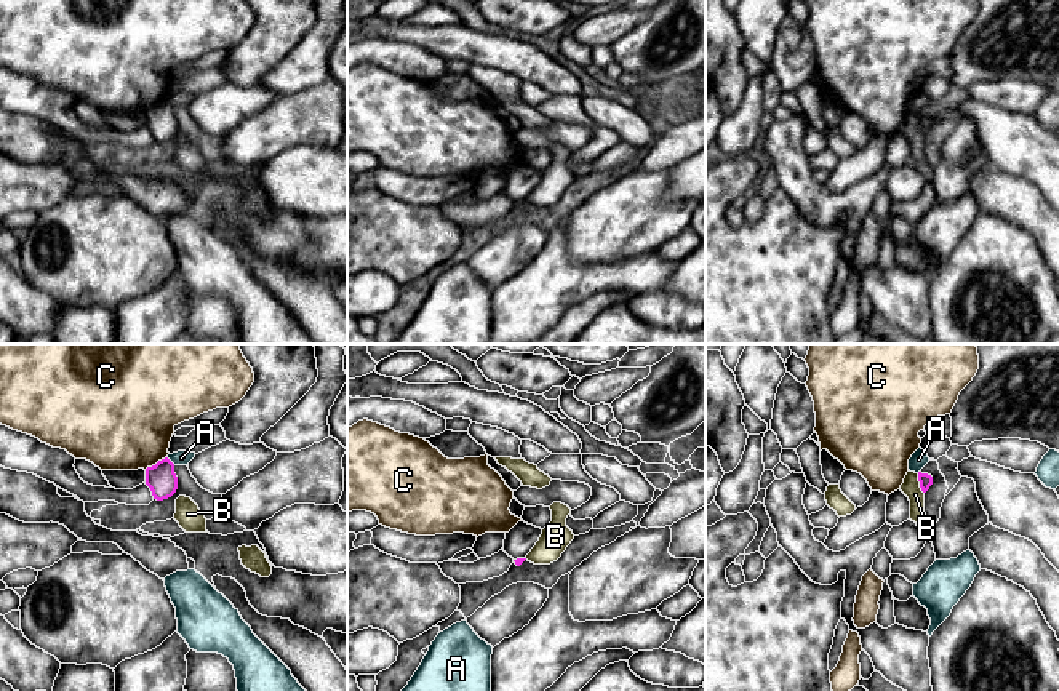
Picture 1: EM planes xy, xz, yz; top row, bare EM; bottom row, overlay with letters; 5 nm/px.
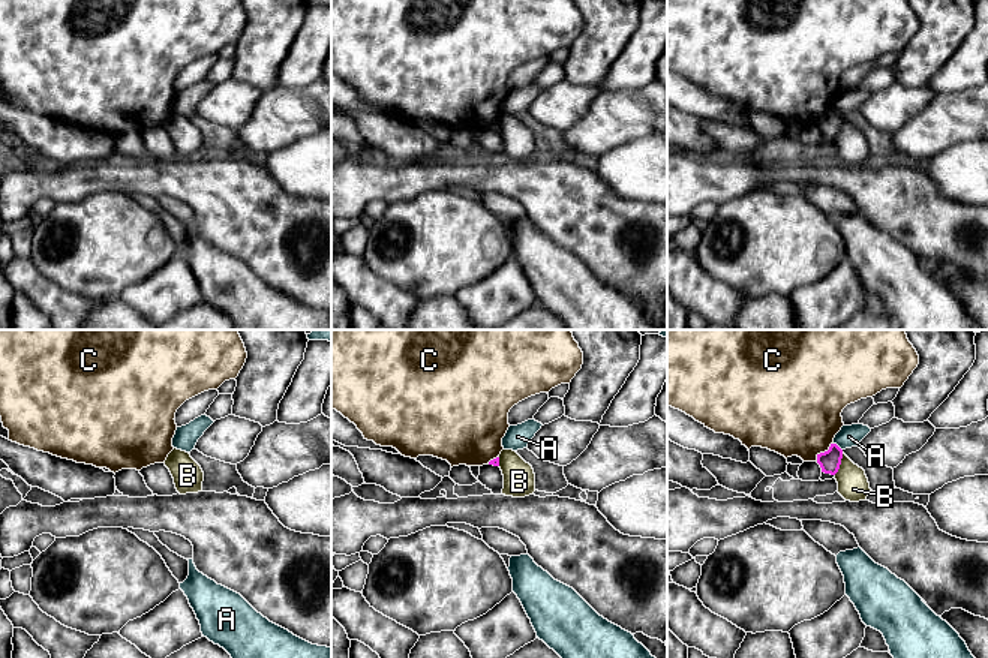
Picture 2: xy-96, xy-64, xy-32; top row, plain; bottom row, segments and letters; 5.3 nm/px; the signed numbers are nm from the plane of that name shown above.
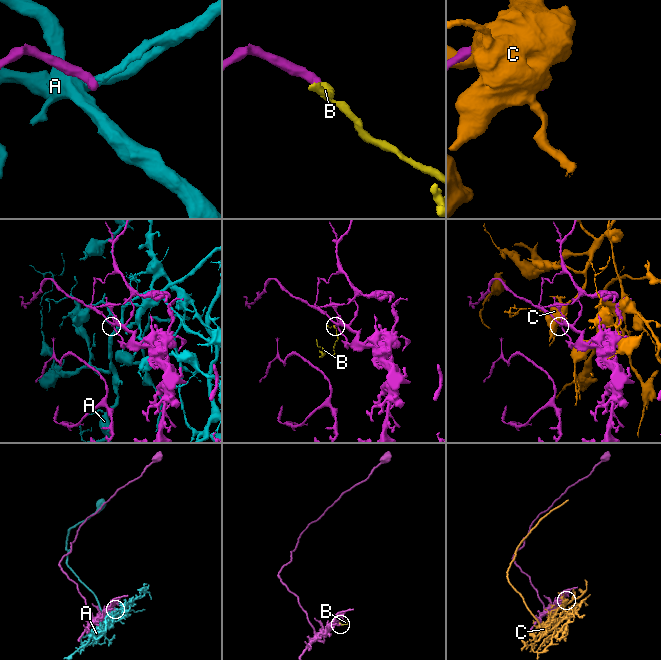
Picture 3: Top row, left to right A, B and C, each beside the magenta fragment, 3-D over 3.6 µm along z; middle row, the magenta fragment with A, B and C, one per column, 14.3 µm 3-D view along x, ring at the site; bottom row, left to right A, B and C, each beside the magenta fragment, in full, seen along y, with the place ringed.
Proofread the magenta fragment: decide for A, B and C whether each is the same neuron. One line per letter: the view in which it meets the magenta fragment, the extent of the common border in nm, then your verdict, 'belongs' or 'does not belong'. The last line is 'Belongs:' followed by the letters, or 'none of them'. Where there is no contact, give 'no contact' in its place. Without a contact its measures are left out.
A: meets magenta in xy; contact 60 nm long; does not belong
B: meets magenta in yz; contact 110 nm long; does not belong
C: meets magenta in xy; contact 140 nm long; does not belong
Belongs: none of them

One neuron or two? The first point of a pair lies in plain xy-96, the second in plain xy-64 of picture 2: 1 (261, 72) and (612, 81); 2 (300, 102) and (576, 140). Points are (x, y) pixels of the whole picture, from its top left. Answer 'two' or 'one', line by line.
1: two
2: one

